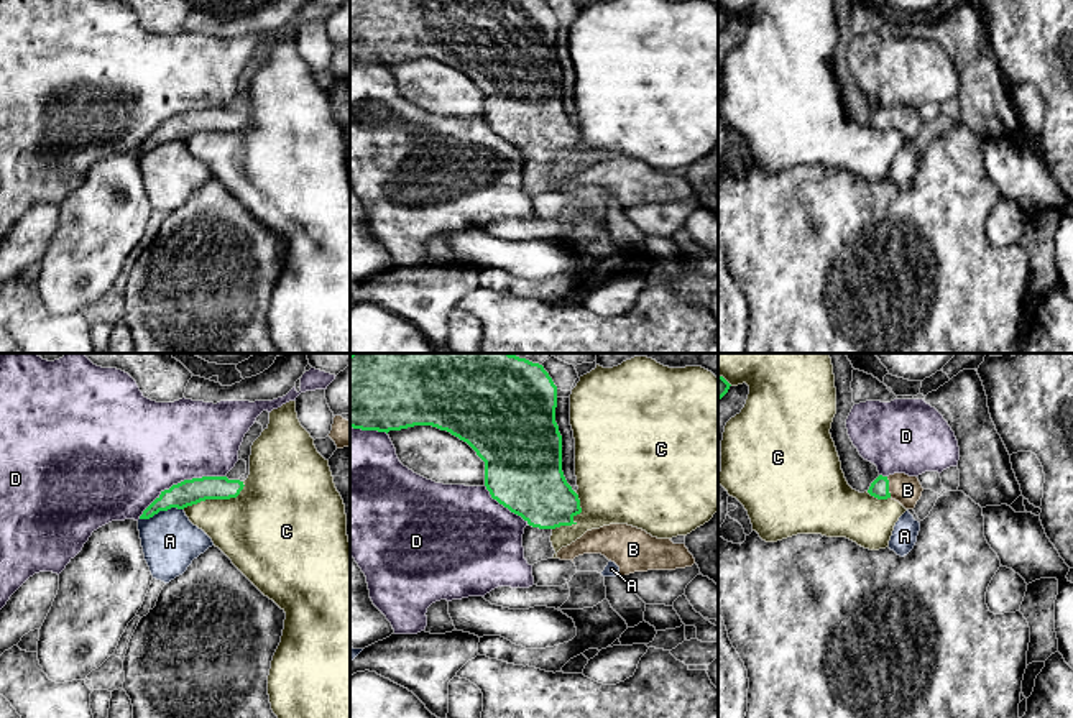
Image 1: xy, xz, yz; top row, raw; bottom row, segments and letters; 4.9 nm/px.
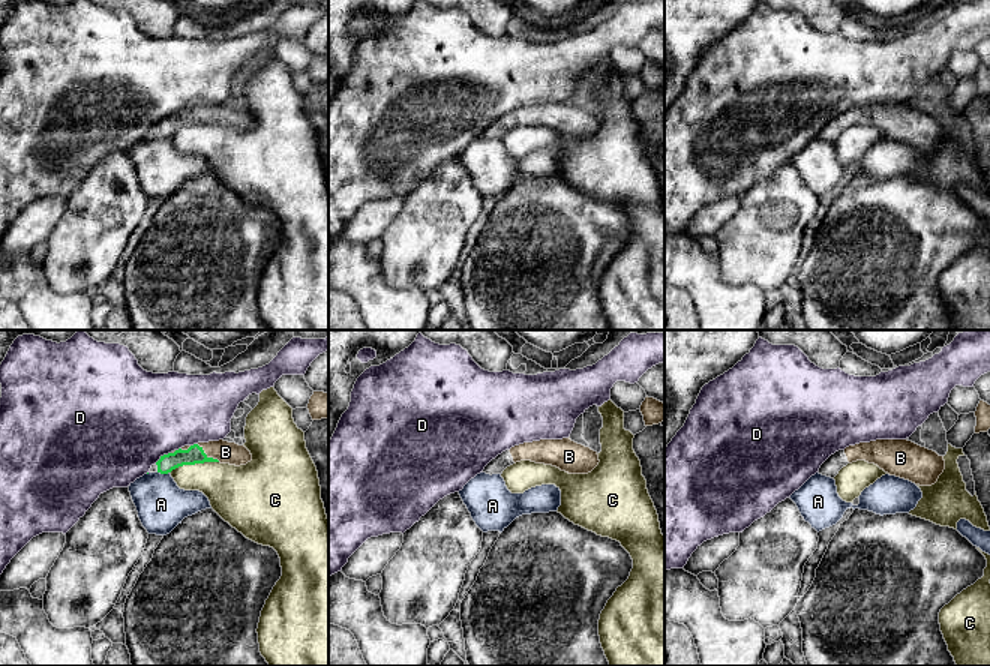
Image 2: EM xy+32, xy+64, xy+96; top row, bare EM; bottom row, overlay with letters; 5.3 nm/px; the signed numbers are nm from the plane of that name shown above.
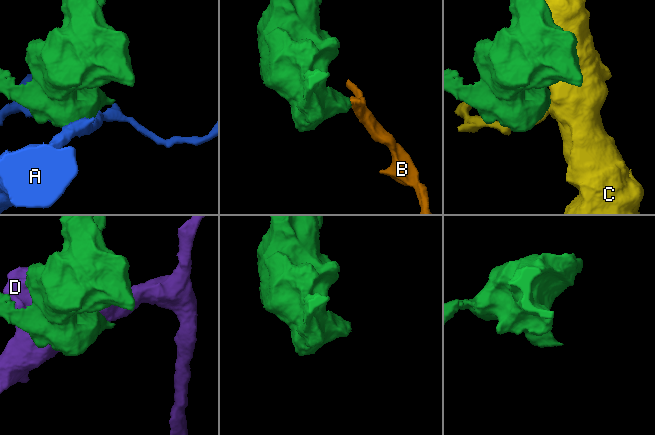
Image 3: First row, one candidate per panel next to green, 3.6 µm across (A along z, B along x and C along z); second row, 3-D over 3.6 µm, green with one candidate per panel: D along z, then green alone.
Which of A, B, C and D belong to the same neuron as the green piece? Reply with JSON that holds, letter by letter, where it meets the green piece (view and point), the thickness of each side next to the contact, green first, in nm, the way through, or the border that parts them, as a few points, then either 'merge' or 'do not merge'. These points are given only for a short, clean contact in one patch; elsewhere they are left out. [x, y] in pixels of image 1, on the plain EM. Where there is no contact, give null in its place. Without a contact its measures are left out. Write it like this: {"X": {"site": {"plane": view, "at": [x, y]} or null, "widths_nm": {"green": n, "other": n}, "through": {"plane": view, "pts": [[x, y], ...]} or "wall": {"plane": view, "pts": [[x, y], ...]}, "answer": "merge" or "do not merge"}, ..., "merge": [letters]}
{"A": {"site": {"plane": "xy", "at": [161, 142]}, "widths_nm": {"green": 130, "other": 280}, "answer": "do not merge"}, "B": {"site": {"plane": "yz", "at": [888, 119]}, "widths_nm": {"green": 100, "other": 140}, "through": {"plane": "yz", "pts": [[879, 120], [888, 119], [907, 122]]}, "answer": "merge"}, "C": {"site": {"plane": "xy", "at": [214, 130]}, "widths_nm": {"green": 130, "other": 360}, "answer": "do not merge"}, "D": {"site": {"plane": "xy", "at": [181, 114]}, "widths_nm": {"green": 130, "other": 460}, "answer": "do not merge"}, "merge": ["B"]}

